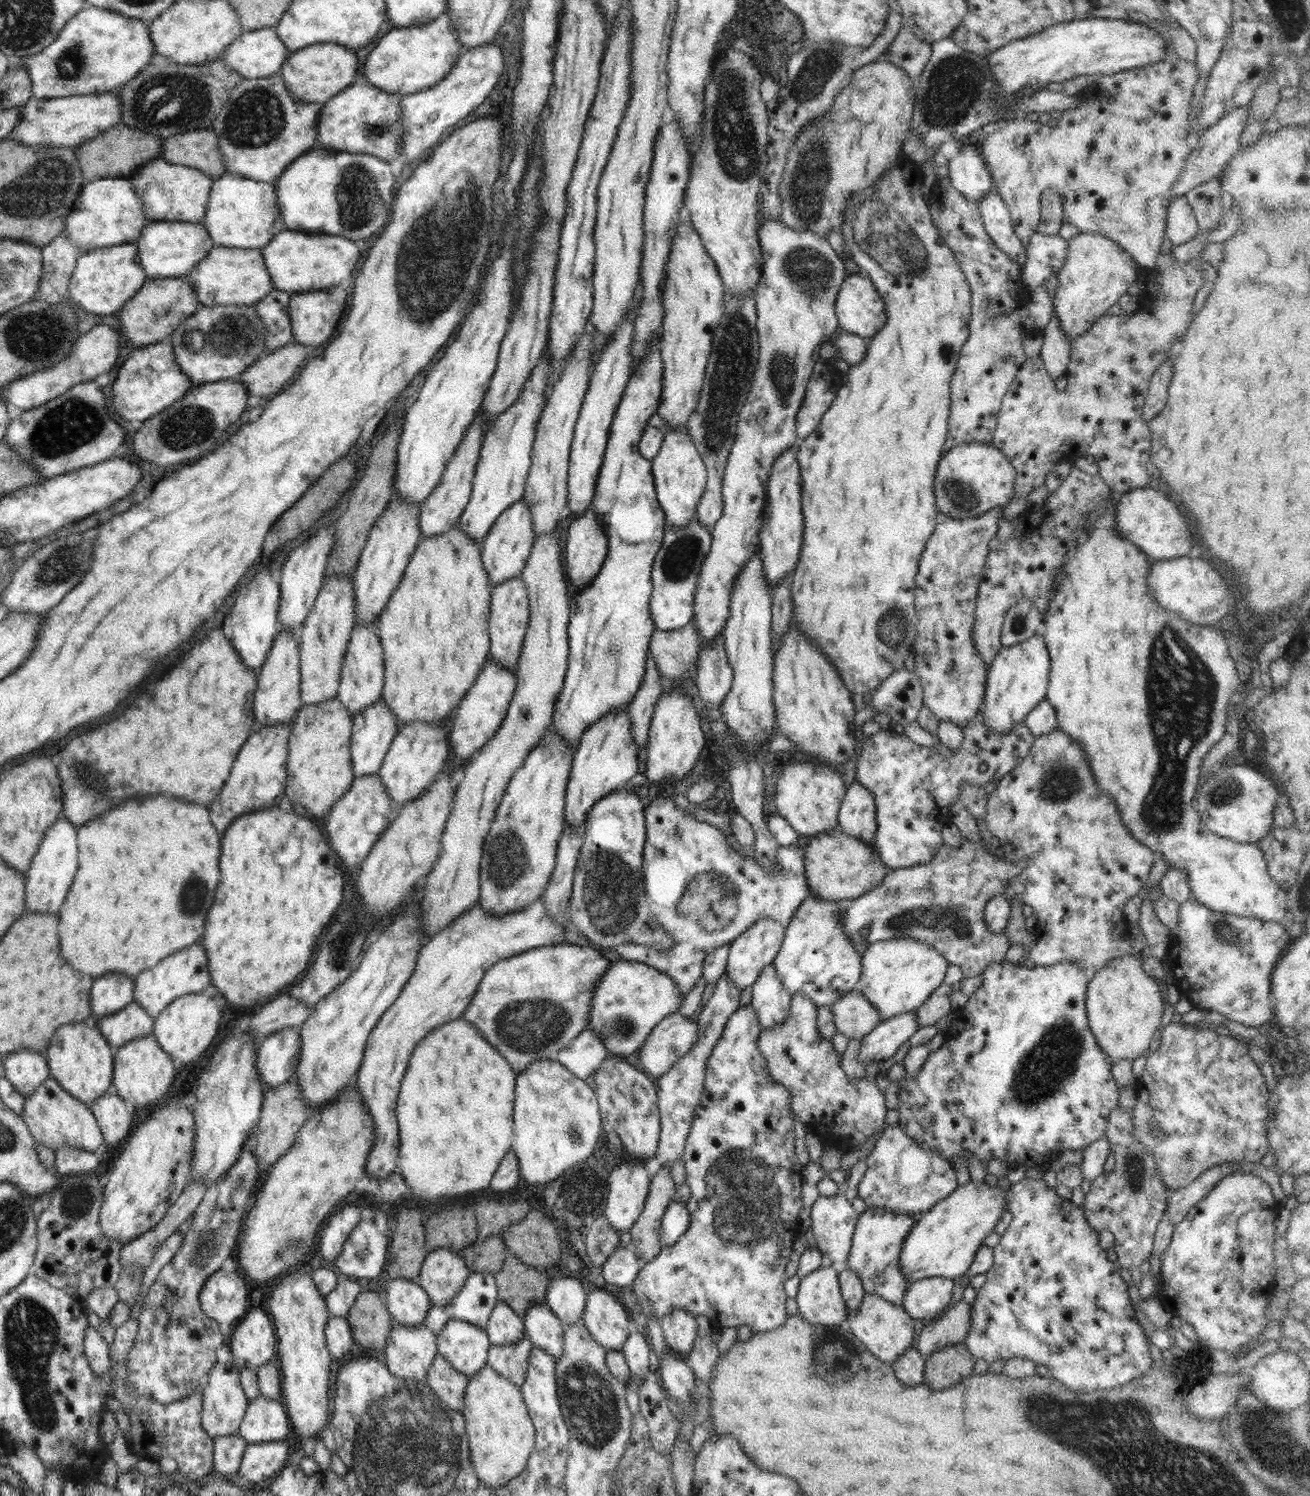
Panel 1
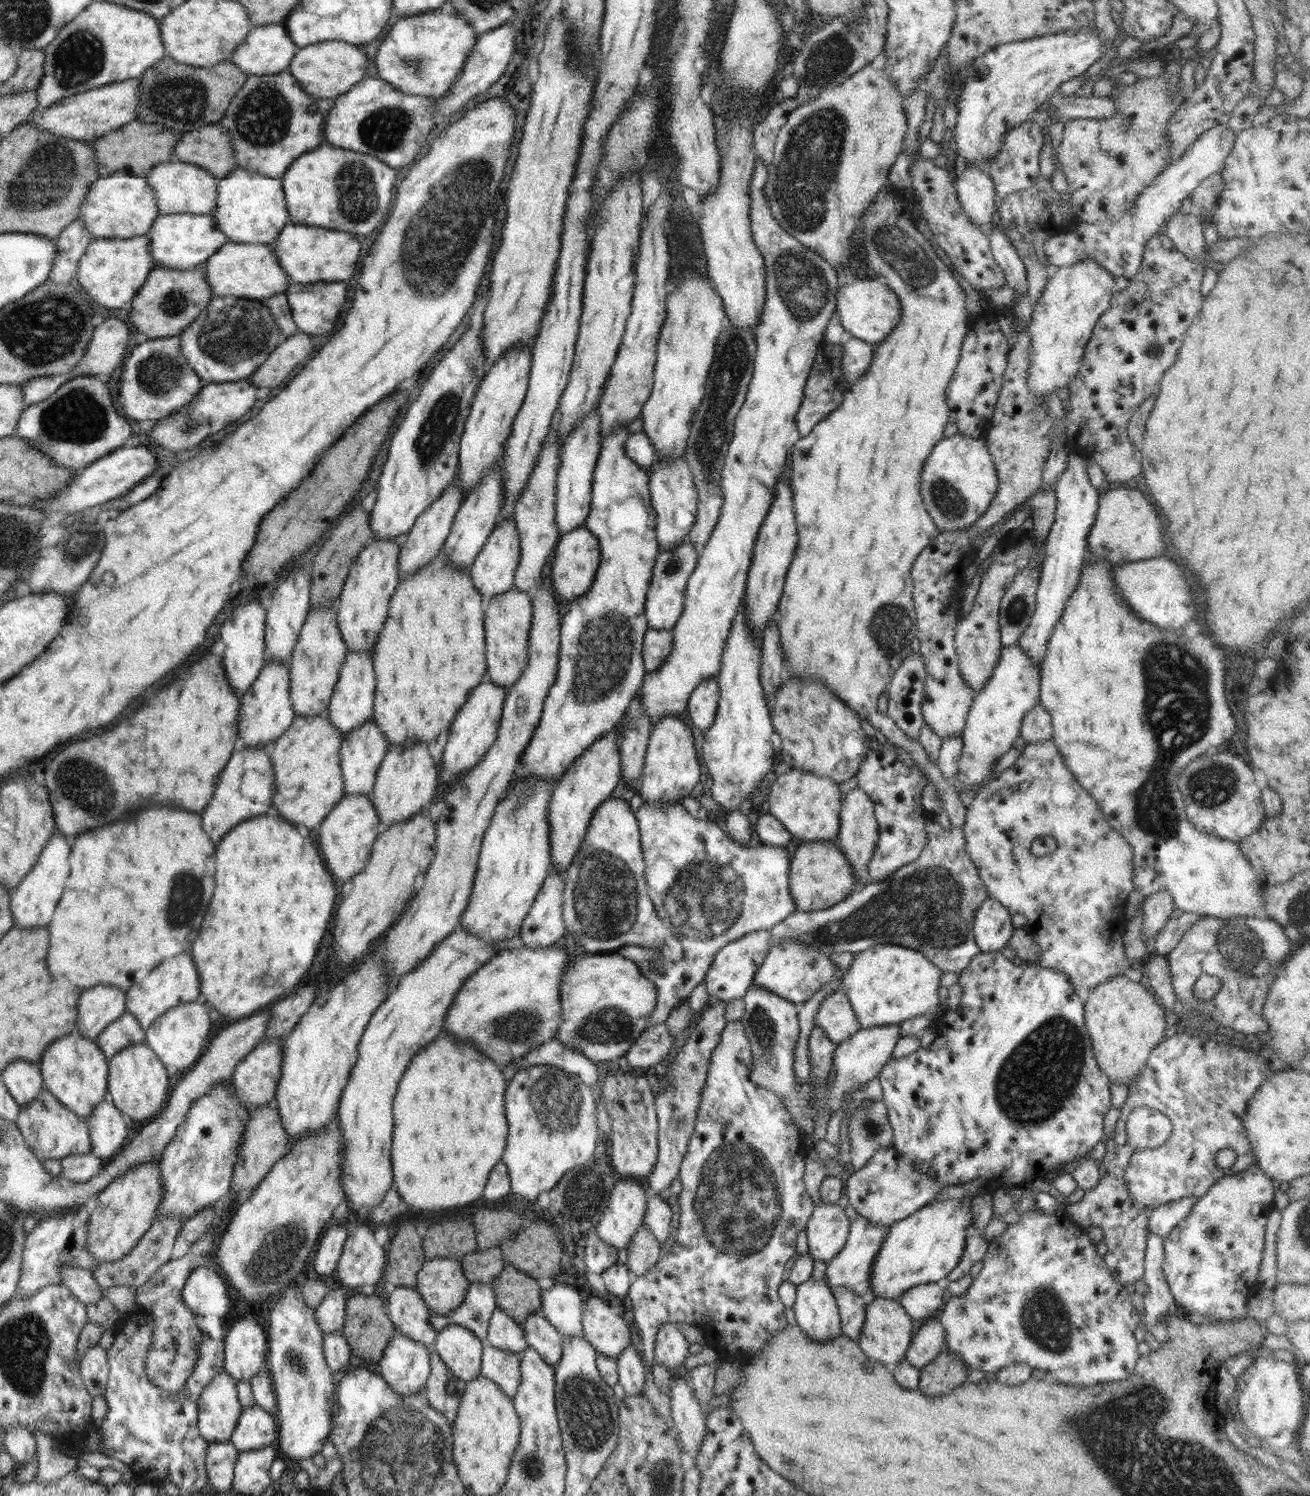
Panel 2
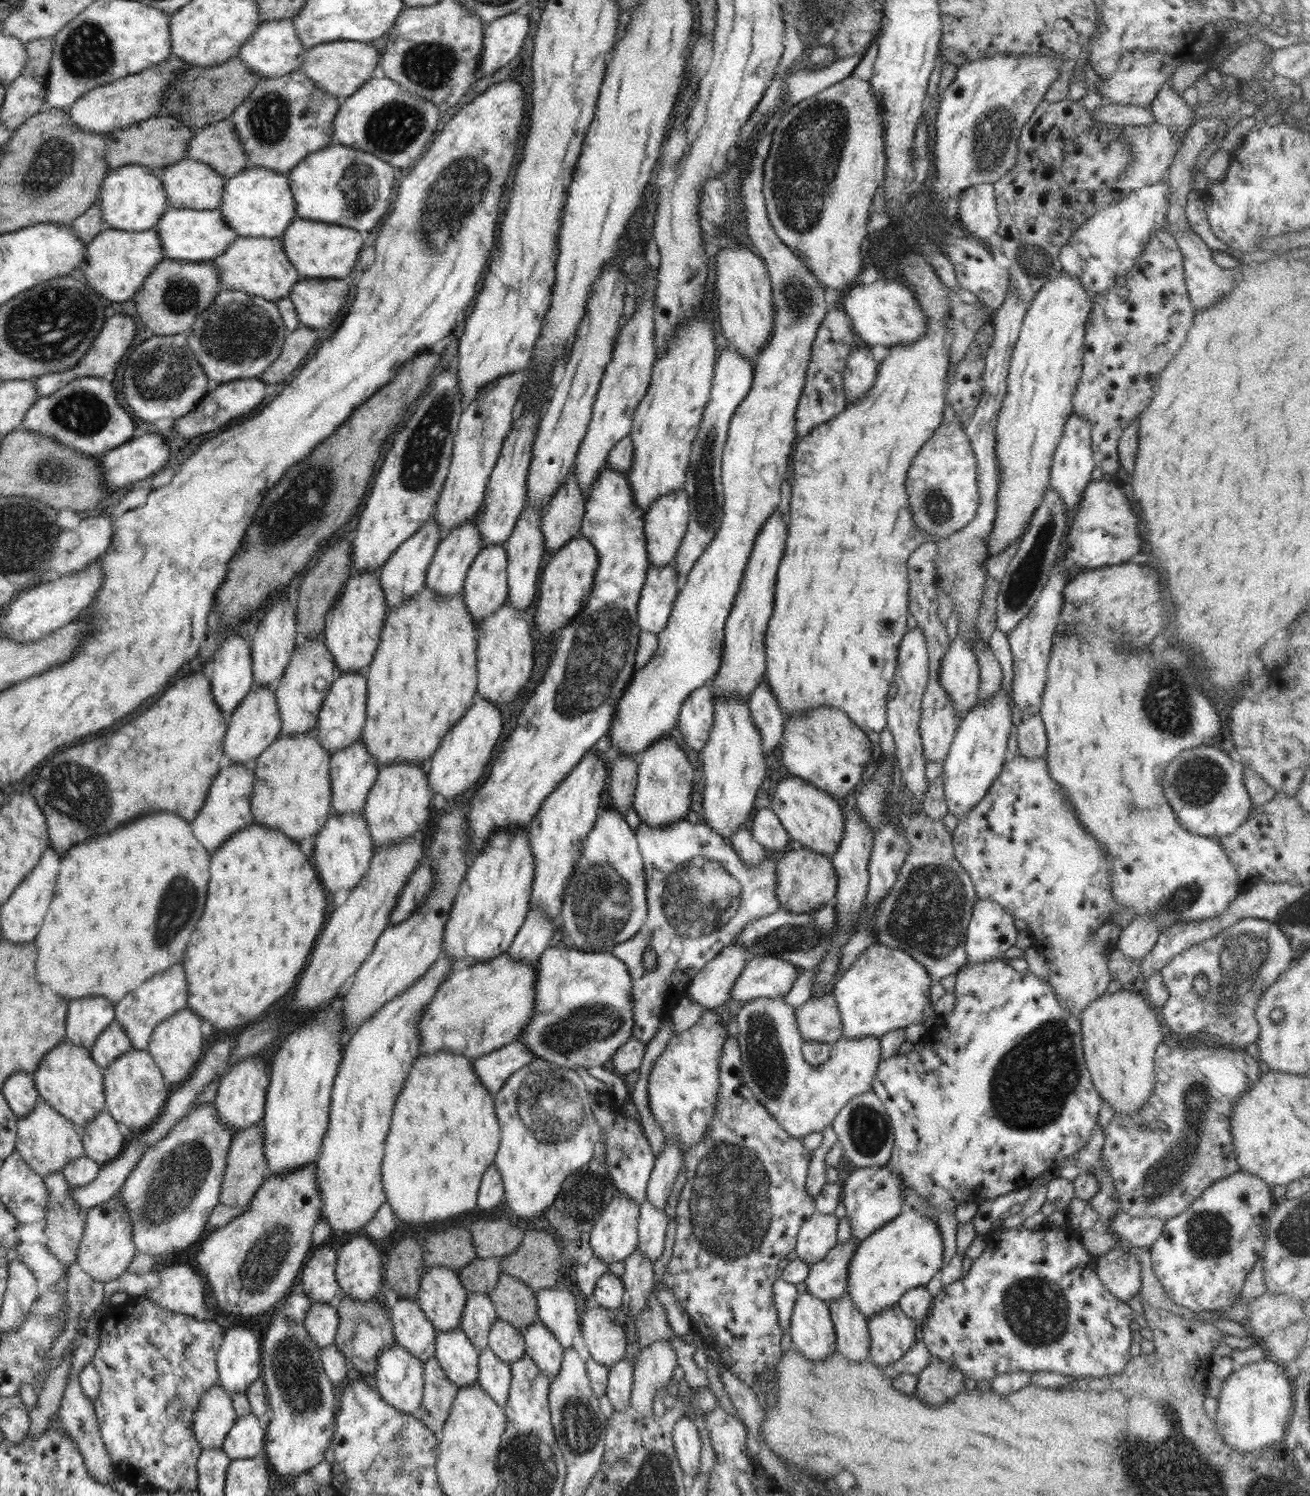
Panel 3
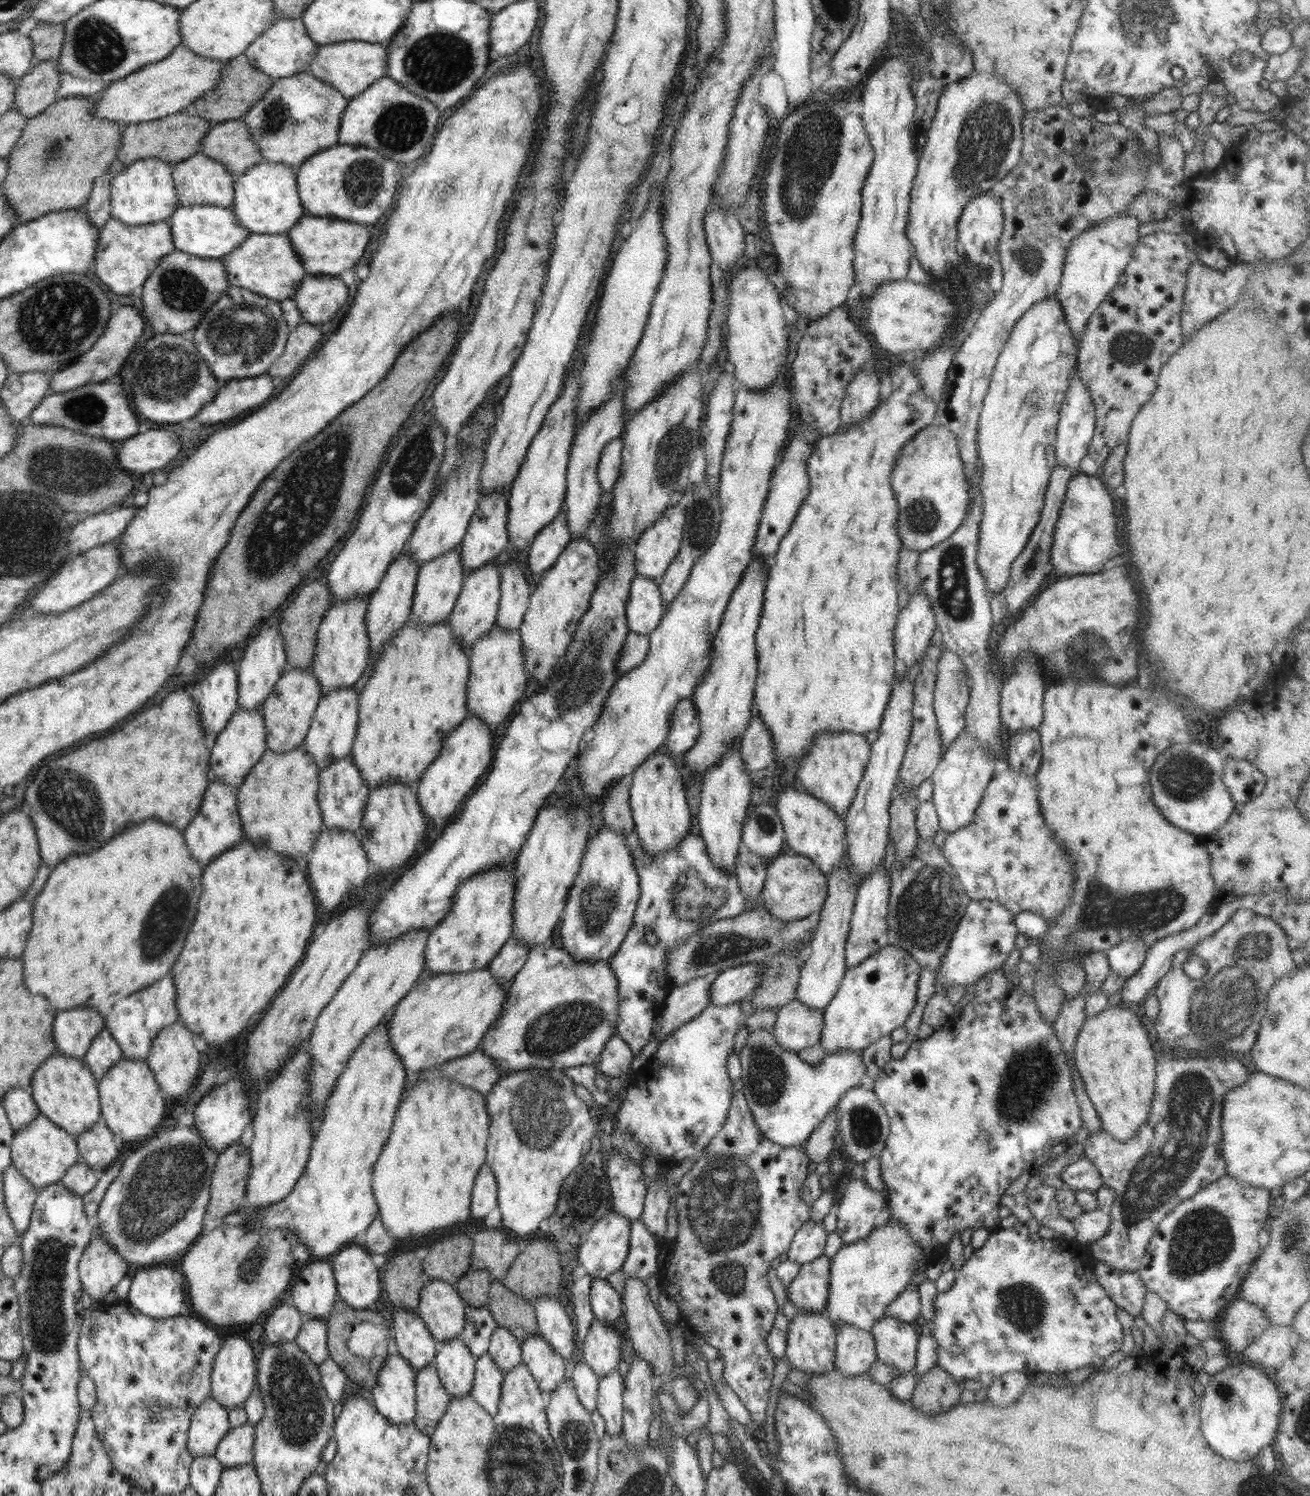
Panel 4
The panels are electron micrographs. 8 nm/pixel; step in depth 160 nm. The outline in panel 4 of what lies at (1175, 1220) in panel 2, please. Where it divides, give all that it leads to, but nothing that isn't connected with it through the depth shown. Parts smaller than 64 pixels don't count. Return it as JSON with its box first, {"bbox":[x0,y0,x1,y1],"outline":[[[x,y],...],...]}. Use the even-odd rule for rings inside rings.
{"bbox":[1072,1208,1111,1246],"outline":[[[1096,1208],[1077,1219],[1072,1219],[1076,1236],[1073,1243],[1079,1246],[1086,1245],[1091,1240],[1097,1241],[1107,1233],[1107,1228],[1111,1223],[1110,1211],[1108,1208]]]}

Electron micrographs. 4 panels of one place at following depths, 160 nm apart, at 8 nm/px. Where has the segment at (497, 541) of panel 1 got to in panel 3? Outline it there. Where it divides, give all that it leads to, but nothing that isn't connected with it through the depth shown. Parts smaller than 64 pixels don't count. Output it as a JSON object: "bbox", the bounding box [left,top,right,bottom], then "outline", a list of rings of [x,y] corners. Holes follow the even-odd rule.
{"bbox":[463,544,508,624],"outline":[[[490,544],[478,553],[472,561],[463,586],[463,599],[467,611],[476,624],[490,616],[496,609],[502,607],[508,598],[507,552],[502,544]]]}

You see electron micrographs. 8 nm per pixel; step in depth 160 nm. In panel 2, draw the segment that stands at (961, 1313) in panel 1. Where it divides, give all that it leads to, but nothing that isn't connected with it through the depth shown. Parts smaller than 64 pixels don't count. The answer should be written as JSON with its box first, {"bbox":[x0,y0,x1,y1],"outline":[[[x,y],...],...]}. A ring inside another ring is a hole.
{"bbox":[905,1321,946,1370],"outline":[[[925,1321],[912,1337],[905,1354],[911,1366],[920,1370],[926,1366],[940,1351],[944,1350],[946,1331],[940,1322]]]}

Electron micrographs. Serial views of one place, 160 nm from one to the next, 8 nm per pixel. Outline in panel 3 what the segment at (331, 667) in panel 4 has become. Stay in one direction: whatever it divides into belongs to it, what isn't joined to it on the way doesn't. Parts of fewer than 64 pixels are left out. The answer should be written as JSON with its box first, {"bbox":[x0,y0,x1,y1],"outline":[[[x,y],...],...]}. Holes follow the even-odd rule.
{"bbox":[322,567,388,674],"outline":[[[380,567],[367,568],[351,576],[334,600],[333,607],[326,613],[322,639],[341,674],[365,672],[378,648],[388,614],[379,570]]]}

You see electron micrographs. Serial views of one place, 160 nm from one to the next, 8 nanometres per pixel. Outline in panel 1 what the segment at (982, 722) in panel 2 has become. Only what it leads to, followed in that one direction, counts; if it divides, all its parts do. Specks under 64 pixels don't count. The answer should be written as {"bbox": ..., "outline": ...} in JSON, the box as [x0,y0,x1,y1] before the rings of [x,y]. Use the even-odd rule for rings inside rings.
{"bbox":[980,631,1050,732],"outline":[[[1042,631],[1014,646],[1000,646],[998,654],[988,667],[984,702],[980,710],[983,722],[993,732],[1008,732],[1023,722],[1041,700],[1046,699],[1050,655]]]}

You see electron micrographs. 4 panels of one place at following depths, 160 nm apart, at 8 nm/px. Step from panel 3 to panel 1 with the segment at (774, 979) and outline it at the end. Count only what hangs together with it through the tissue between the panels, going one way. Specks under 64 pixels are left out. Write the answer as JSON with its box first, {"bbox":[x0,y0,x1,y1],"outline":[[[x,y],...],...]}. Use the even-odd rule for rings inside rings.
{"bbox":[773,894,862,1006],"outline":[[[810,894],[786,926],[773,965],[791,996],[801,992],[817,1005],[830,1006],[856,988],[862,970],[861,955],[843,931],[843,905],[842,901],[822,900]]]}

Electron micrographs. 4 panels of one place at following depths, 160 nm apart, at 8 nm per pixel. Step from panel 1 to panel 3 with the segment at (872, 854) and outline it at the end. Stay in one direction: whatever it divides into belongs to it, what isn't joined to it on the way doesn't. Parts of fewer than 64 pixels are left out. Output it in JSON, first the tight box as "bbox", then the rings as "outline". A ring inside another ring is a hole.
{"bbox":[775,846,837,915],"outline":[[[798,846],[776,862],[776,878],[775,895],[780,909],[798,915],[814,913],[826,907],[837,891],[837,874],[830,857]]]}

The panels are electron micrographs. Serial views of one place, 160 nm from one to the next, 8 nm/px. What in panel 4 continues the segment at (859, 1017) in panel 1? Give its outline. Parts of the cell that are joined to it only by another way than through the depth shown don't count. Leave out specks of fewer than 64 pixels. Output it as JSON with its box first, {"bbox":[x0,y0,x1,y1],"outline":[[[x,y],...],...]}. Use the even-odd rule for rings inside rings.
{"bbox":[773,998,823,1054],"outline":[[[795,998],[777,1012],[773,1036],[784,1049],[797,1054],[800,1050],[819,1045],[823,1026],[823,1010],[808,1008]]]}

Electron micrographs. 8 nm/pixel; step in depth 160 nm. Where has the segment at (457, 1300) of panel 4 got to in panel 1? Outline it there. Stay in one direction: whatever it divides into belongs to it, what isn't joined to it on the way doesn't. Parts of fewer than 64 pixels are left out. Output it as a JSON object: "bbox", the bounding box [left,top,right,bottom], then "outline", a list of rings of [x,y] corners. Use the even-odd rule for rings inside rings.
{"bbox":[416,1248,471,1306],"outline":[[[436,1248],[426,1256],[416,1282],[428,1295],[431,1305],[446,1306],[471,1273],[461,1253],[450,1248]]]}

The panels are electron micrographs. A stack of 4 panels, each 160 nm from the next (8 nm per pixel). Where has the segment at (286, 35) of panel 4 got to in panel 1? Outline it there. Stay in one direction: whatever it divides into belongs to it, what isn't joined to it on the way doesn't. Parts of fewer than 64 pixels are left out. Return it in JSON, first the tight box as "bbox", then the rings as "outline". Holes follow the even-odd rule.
{"bbox":[220,28,289,79],"outline":[[[261,28],[244,30],[220,59],[244,79],[262,79],[278,74],[289,53],[275,29]]]}

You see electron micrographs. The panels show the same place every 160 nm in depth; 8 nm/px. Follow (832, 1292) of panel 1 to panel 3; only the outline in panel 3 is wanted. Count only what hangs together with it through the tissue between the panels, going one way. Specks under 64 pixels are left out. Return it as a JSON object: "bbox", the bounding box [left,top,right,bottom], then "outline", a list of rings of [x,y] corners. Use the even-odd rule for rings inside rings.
{"bbox":[789,1292,837,1360],"outline":[[[808,1292],[800,1294],[794,1304],[789,1334],[793,1348],[809,1357],[809,1360],[824,1360],[837,1351],[829,1306]]]}

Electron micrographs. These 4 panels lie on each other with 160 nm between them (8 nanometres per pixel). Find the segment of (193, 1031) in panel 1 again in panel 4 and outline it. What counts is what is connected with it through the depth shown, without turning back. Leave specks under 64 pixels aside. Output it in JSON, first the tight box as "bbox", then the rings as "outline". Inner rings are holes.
{"bbox":[146,1020,202,1096],"outline":[[[178,1020],[162,1030],[154,1037],[151,1044],[150,1056],[146,1060],[154,1073],[156,1082],[168,1096],[188,1094],[198,1084],[202,1073],[200,1052],[194,1046],[194,1034]]]}

